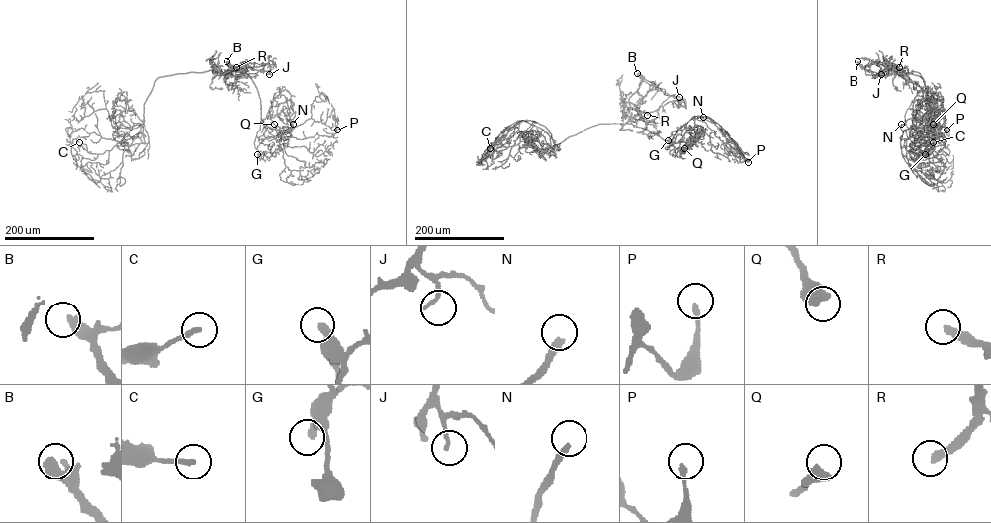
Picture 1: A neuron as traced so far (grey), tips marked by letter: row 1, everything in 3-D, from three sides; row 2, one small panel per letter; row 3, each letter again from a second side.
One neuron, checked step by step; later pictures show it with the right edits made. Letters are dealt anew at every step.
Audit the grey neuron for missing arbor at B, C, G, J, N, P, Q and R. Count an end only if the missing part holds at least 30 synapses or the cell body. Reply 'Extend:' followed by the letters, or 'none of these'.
Extend: B, N, R

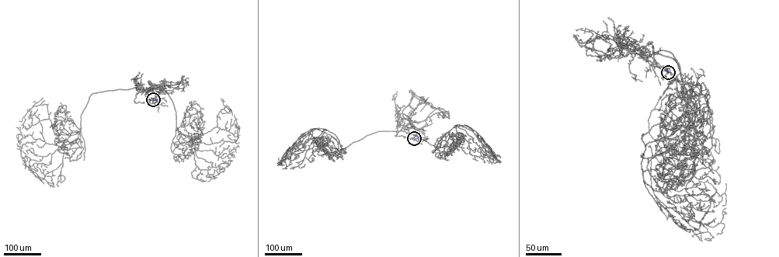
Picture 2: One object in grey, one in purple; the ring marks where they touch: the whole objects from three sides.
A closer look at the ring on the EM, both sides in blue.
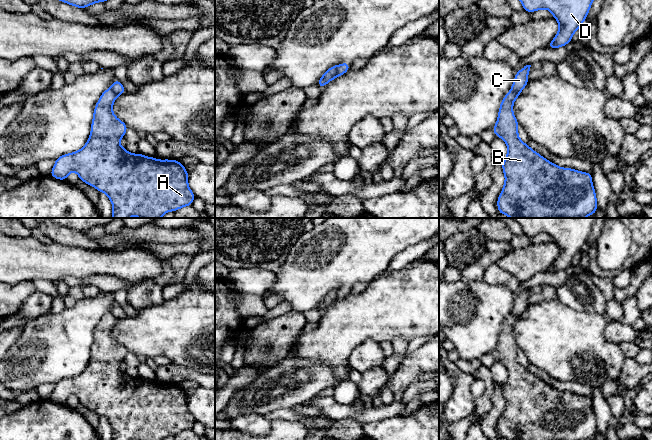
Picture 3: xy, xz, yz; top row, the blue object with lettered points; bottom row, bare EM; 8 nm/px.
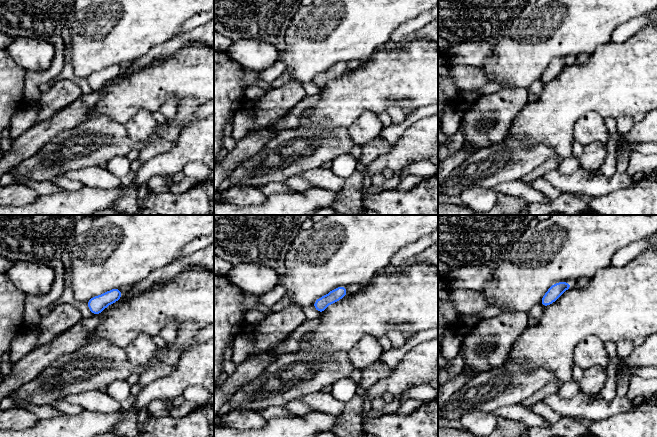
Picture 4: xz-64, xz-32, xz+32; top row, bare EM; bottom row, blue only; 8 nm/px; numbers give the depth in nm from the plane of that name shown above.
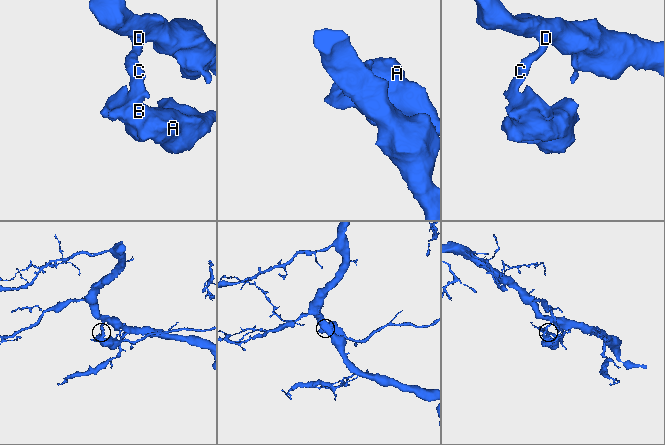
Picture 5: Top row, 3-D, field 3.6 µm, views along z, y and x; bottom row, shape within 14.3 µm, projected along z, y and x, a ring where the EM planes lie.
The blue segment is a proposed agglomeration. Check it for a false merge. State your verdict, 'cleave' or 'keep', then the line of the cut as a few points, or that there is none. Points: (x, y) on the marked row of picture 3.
cleave; cut xz (338, 65), (333, 78)

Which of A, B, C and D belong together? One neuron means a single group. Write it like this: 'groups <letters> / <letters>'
groups A B / C D

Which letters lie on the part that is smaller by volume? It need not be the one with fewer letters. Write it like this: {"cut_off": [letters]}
{"cut_off": ["A", "B"]}

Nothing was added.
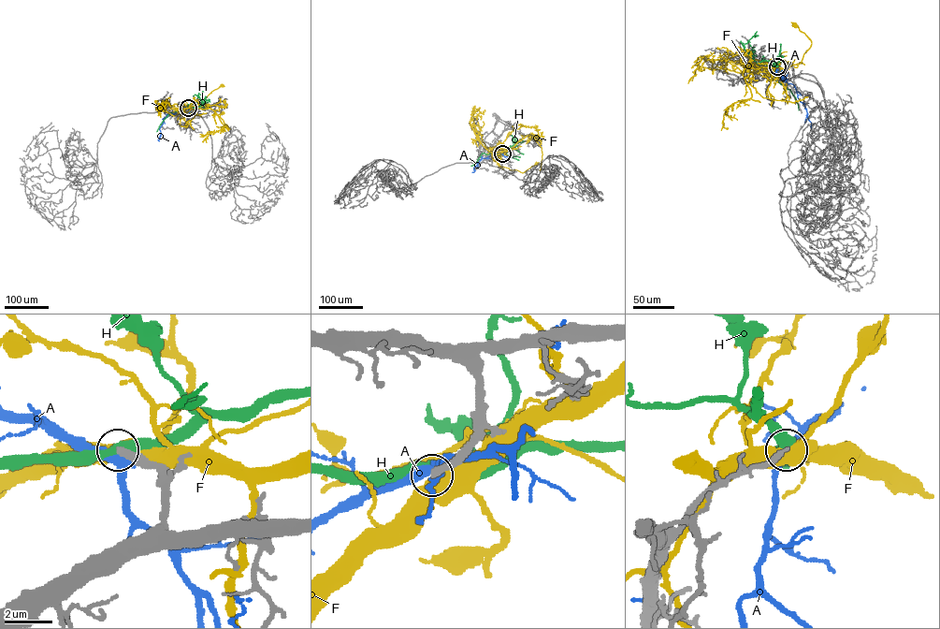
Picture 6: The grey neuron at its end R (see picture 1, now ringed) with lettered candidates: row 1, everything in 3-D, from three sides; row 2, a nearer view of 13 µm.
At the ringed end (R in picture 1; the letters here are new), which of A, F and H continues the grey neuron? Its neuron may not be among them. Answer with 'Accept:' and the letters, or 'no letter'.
Accept: no letter

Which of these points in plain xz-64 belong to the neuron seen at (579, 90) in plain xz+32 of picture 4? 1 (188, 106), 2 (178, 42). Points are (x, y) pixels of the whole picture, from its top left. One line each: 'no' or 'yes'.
1: no
2: no

